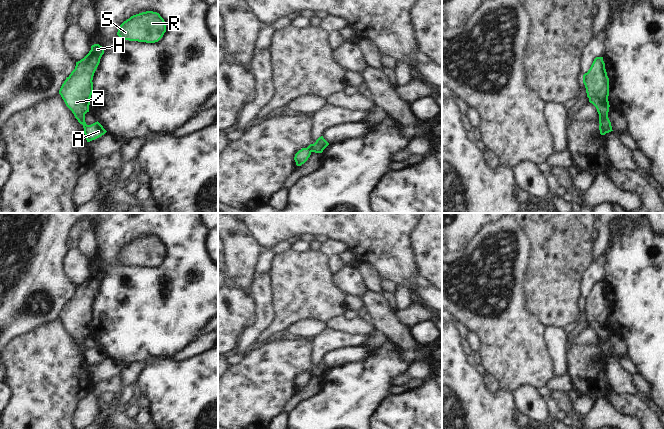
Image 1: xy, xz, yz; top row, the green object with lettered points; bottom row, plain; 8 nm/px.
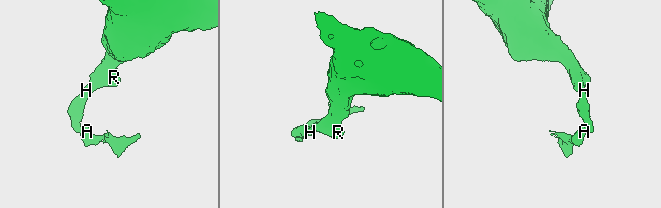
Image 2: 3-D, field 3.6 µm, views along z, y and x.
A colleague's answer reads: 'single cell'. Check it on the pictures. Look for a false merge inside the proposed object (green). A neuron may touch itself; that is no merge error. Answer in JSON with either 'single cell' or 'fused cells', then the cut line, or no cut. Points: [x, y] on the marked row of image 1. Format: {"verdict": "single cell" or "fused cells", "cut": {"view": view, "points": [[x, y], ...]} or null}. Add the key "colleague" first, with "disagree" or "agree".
{"colleague": "disagree", "verdict": "fused cells", "cut": {"view": "xz", "points": [[307, 147], [311, 151]]}}

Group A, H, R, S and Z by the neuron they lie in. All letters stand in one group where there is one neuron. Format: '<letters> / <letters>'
A / H R S Z

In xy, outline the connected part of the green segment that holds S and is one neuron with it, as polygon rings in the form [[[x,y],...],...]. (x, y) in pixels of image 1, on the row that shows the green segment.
[[[146,11],[131,16],[118,28],[122,40],[146,43],[158,42],[166,32],[164,19],[159,13]]]

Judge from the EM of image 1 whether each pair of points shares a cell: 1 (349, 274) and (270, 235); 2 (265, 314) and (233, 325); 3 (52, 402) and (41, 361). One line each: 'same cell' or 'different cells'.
1: different cells
2: different cells
3: same cell

